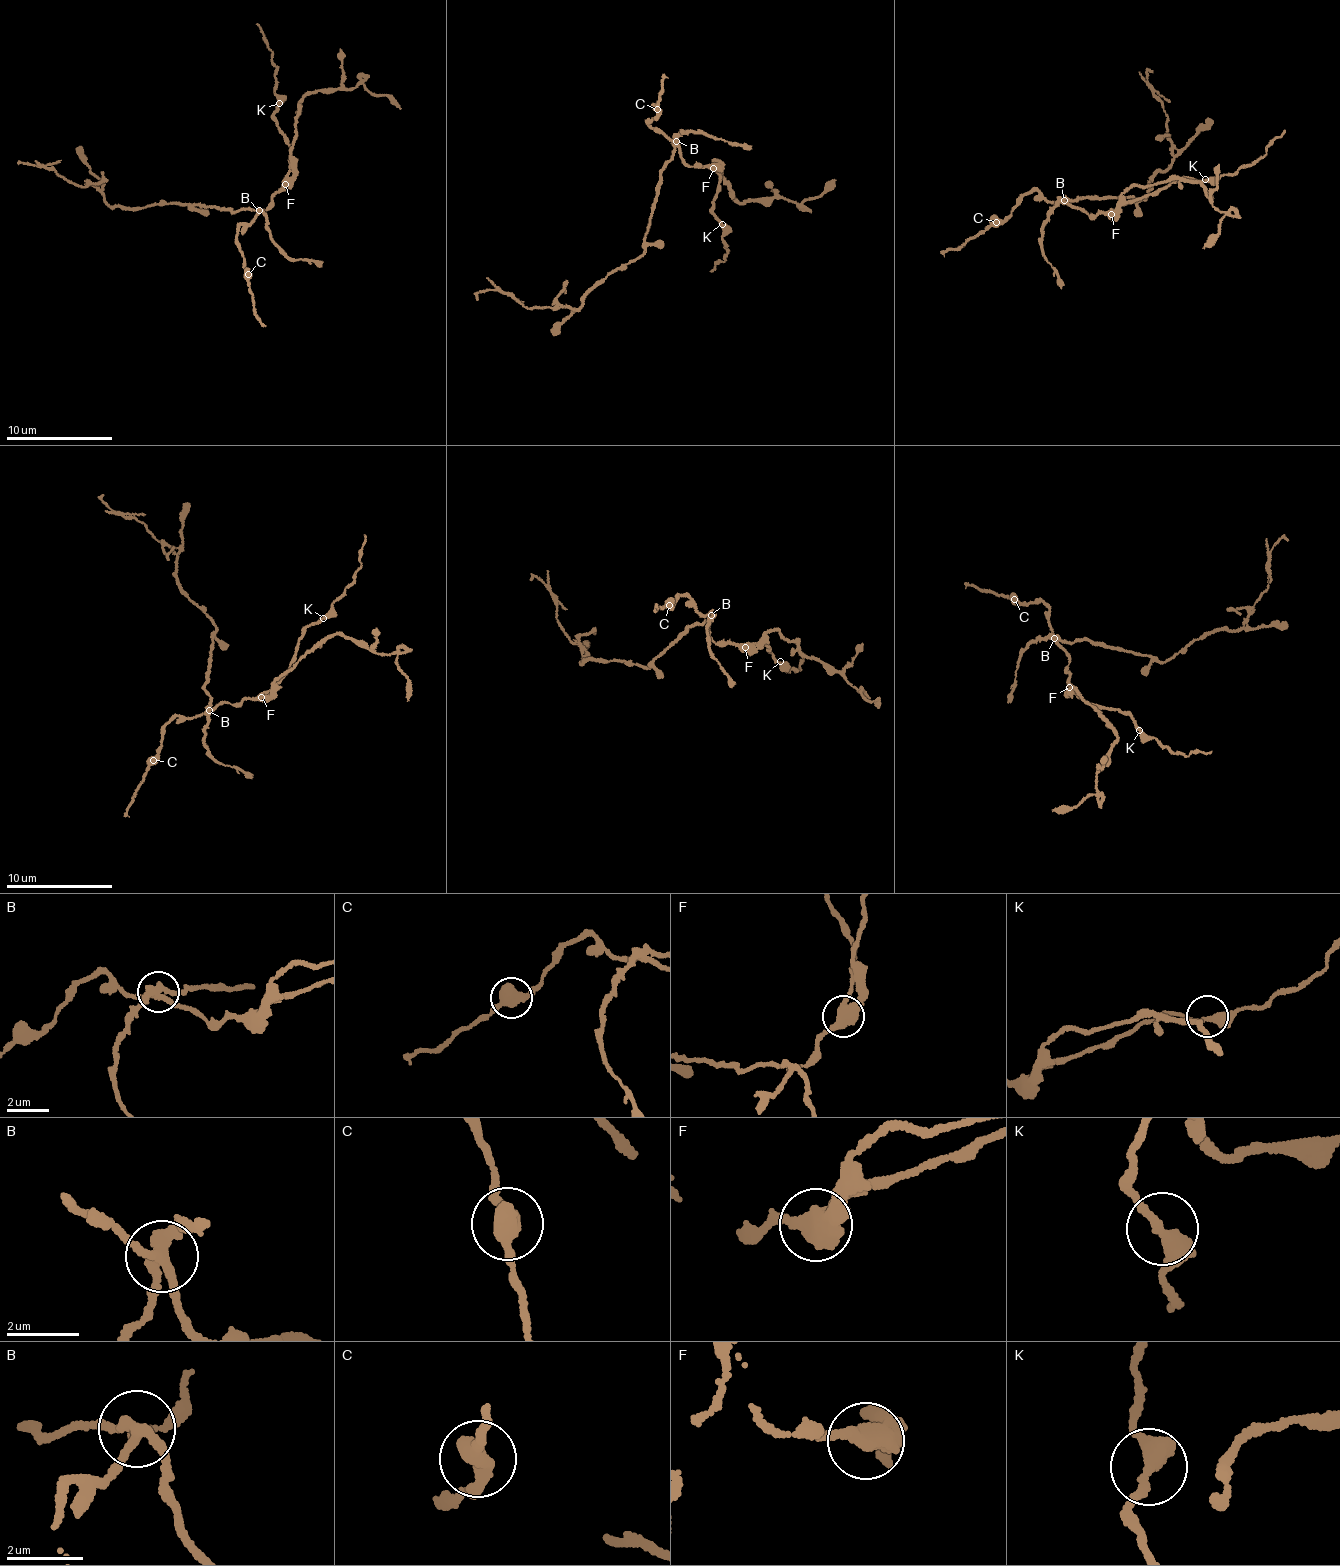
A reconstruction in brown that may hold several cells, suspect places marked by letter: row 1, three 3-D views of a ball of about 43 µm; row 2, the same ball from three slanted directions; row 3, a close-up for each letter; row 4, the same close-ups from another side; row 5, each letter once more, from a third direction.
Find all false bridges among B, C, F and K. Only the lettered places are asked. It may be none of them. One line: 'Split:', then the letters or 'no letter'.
Split: B, F

